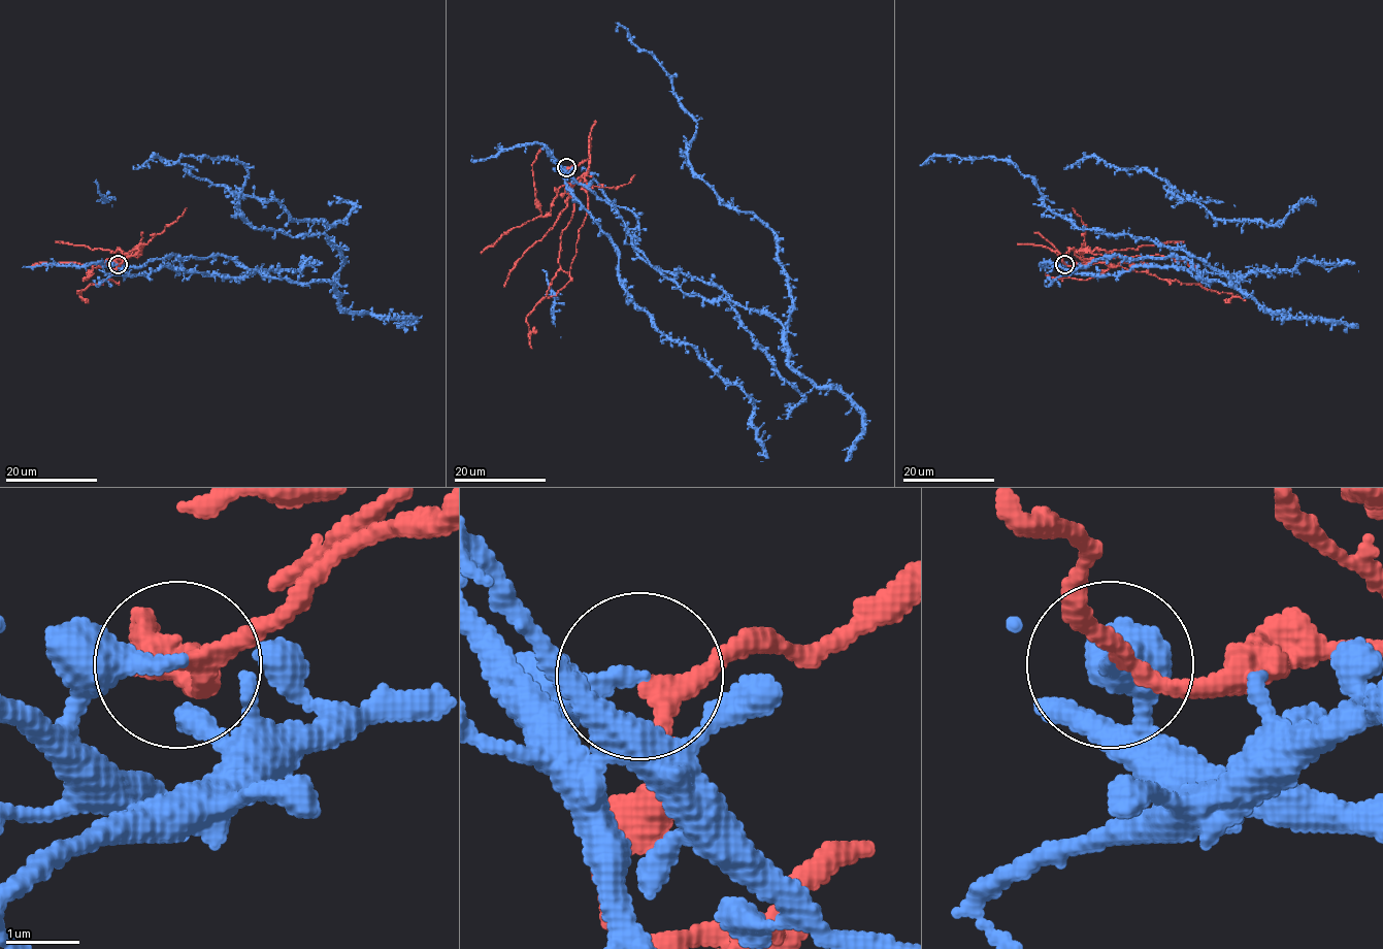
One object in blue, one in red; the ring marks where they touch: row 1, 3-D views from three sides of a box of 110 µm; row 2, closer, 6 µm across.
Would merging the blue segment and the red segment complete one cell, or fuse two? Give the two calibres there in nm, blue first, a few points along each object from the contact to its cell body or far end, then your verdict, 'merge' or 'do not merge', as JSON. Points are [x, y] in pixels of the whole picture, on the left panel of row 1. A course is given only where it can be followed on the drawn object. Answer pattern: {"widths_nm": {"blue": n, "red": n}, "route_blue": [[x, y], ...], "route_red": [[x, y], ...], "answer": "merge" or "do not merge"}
{"widths_nm": {"blue": 300, "red": 240}, "route_blue": [[118, 264], [230, 256], [338, 284], [342, 254], [324, 234], [255, 228], [240, 214], [240, 162], [167, 161]], "route_red": [[118, 264], [125, 263], [112, 270], [111, 279], [77, 291], [84, 300]], "answer": "do not merge"}

